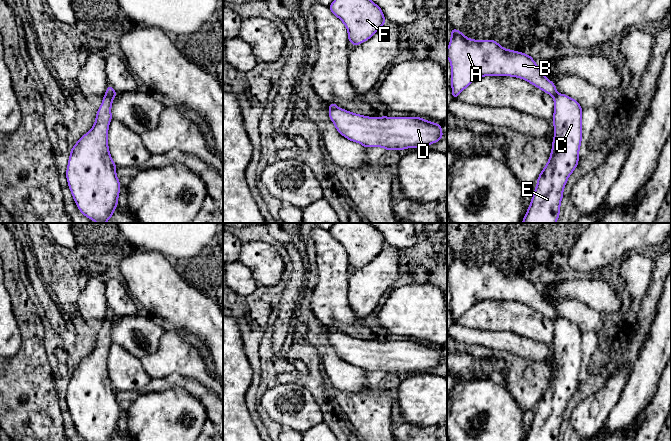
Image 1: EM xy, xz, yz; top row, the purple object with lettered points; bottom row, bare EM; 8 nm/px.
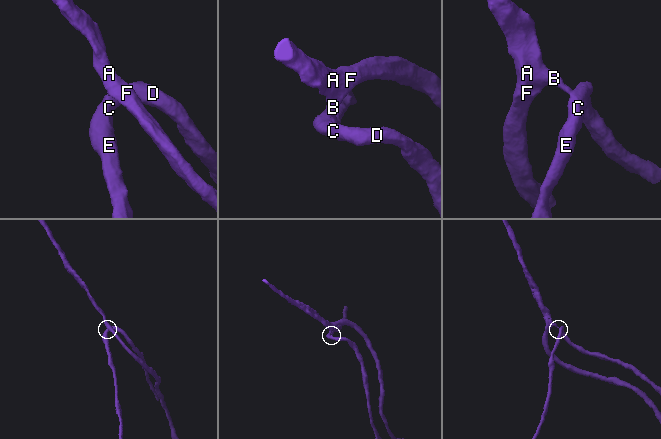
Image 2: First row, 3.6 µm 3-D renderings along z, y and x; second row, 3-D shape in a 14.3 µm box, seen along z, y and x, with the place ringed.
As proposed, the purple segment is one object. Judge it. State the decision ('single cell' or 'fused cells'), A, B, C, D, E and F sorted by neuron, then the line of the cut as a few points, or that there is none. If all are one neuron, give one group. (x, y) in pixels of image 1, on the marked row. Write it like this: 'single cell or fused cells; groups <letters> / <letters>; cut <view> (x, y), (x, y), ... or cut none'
fused cells; groups A B F / C D E; cut xy (115, 92), (105, 95)

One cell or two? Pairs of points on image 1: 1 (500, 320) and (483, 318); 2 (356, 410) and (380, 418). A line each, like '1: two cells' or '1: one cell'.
1: one cell
2: one cell

